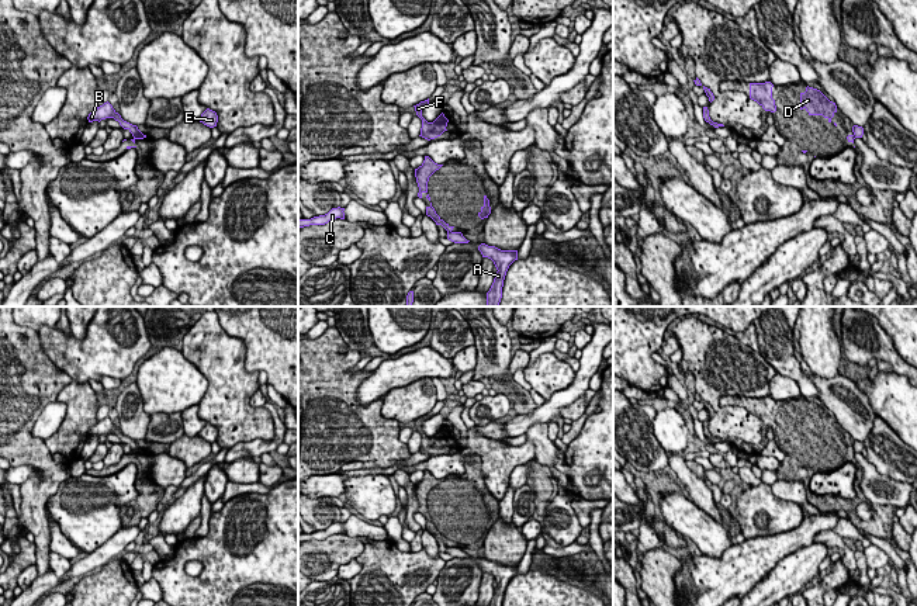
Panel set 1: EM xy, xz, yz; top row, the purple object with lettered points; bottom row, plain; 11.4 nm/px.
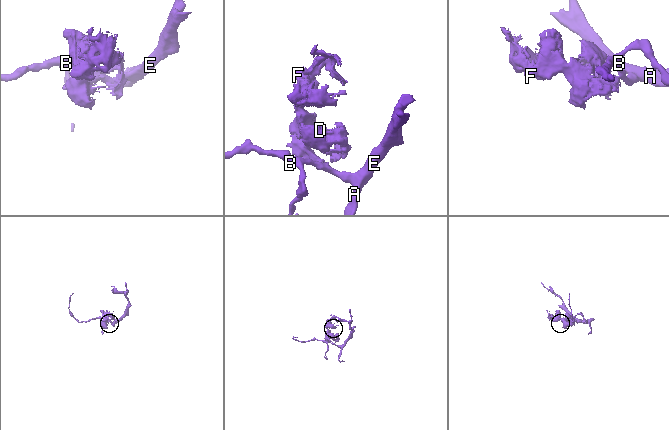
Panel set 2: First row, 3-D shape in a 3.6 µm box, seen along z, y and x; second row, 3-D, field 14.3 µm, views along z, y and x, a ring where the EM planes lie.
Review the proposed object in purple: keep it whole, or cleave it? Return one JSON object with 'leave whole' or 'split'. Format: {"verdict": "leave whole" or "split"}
{"verdict": "split"}

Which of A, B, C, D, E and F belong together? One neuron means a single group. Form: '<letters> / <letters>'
A B C E / D F

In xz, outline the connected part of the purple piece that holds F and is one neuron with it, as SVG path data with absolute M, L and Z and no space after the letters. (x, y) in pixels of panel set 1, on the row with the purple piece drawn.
M429 98L425 101L421 101L419 104L416 104L413 107L415 107L416 115L422 120L422 128L421 128L419 136L430 141L430 139L440 136L444 131L447 131L446 127L447 127L449 120L442 112L433 122L428 122L422 117L422 110L428 104L429 104Z

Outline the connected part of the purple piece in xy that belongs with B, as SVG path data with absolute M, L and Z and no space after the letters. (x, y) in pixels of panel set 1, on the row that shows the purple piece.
M107 101L104 103L103 105L97 107L94 111L91 111L87 117L89 122L93 122L93 121L101 121L101 120L105 120L105 118L114 118L115 121L120 122L120 125L124 128L124 129L128 129L134 138L138 138L138 139L143 139L146 138L146 135L143 135L136 125L132 125L127 121L124 121L121 118L121 115L113 108L113 105Z

